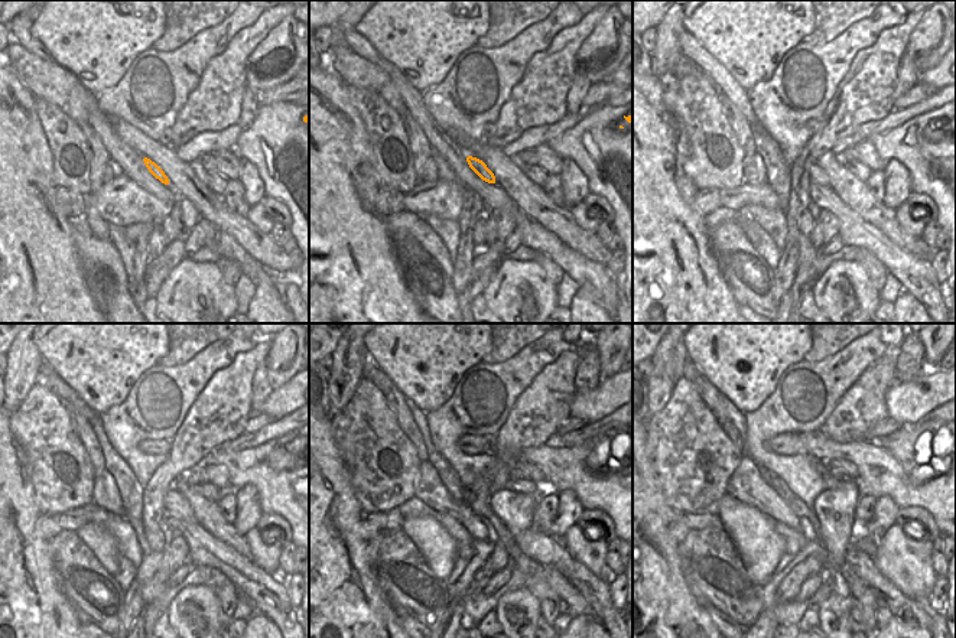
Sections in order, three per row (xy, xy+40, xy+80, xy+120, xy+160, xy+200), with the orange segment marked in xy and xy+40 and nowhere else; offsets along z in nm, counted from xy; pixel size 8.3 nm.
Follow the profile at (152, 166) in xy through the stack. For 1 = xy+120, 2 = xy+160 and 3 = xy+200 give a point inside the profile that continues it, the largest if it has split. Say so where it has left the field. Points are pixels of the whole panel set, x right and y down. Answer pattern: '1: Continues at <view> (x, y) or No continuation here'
1: Continues at xy+120 (175, 503)
2: Continues at xy+160 (510, 513)
3: Continues at xy+200 (835, 510).

